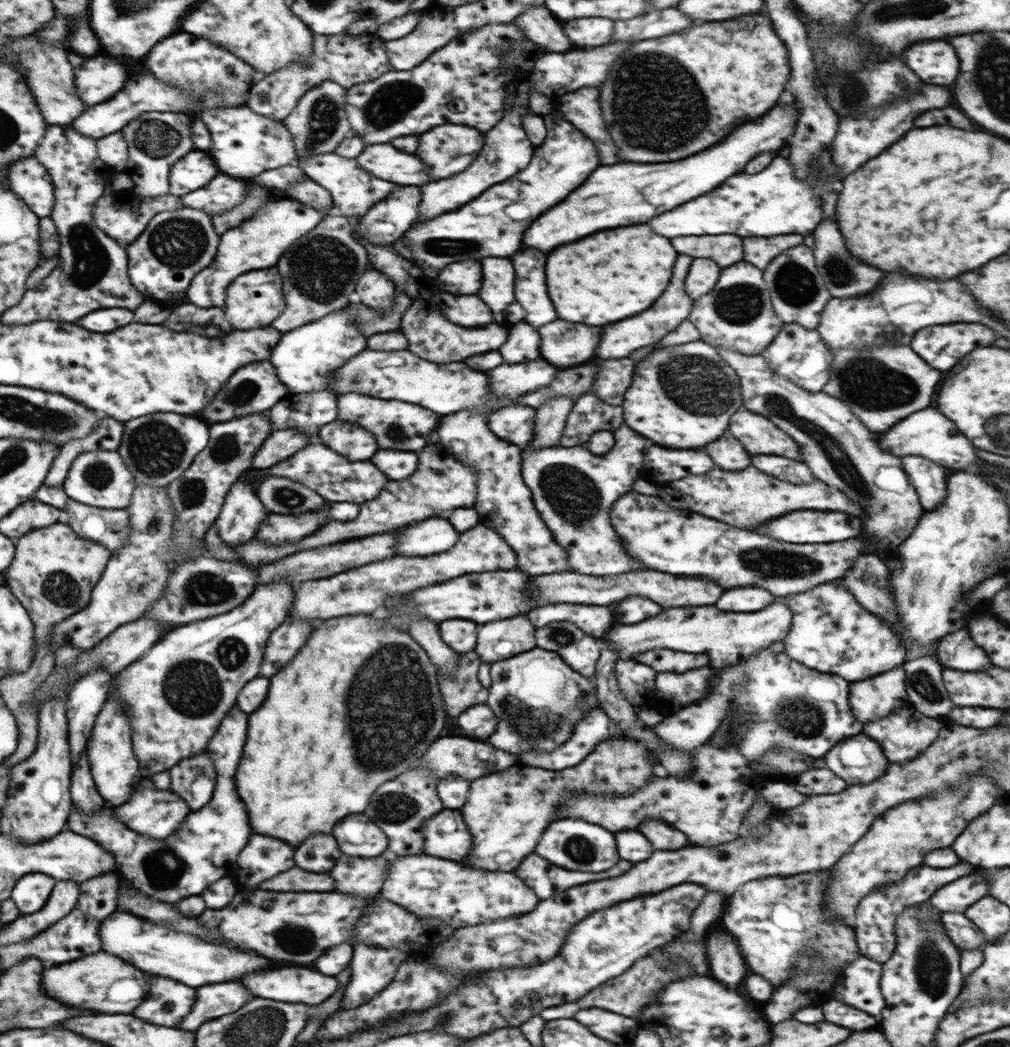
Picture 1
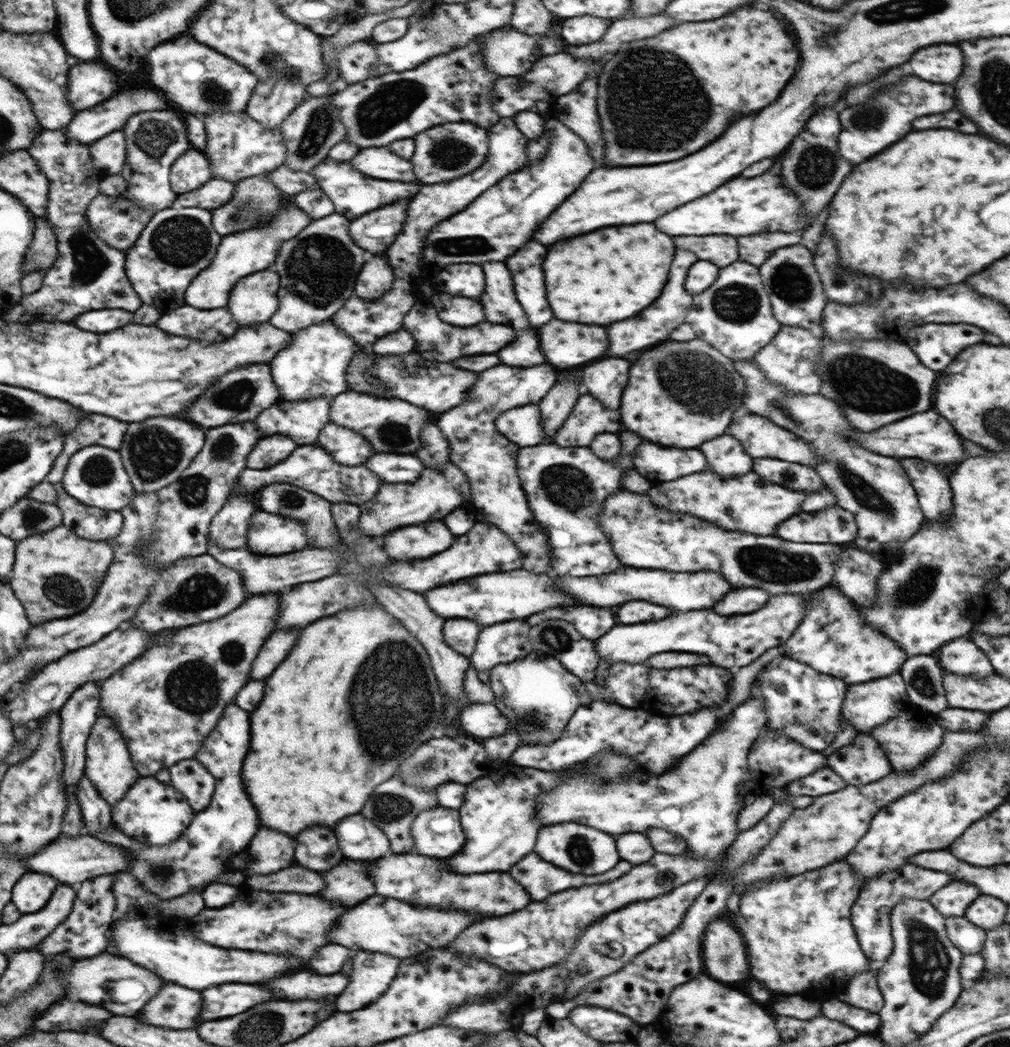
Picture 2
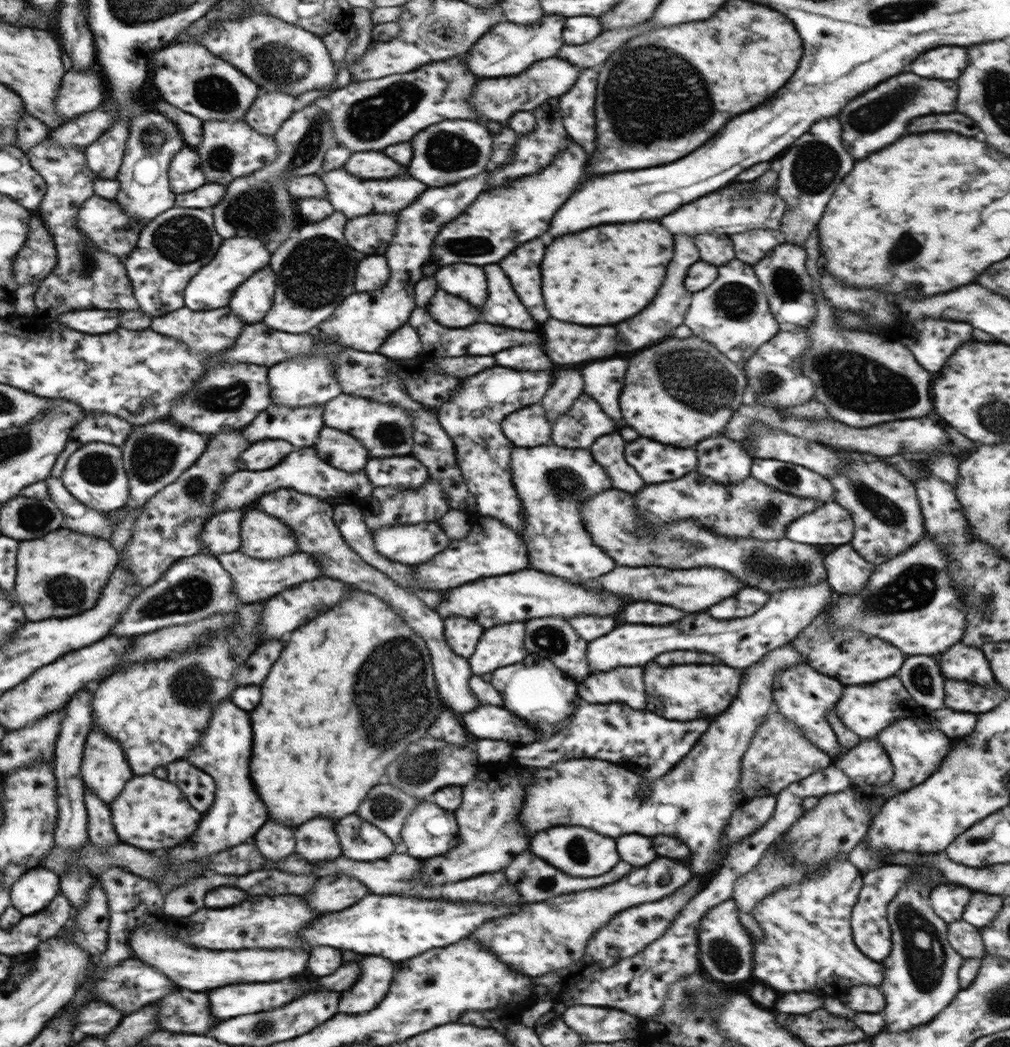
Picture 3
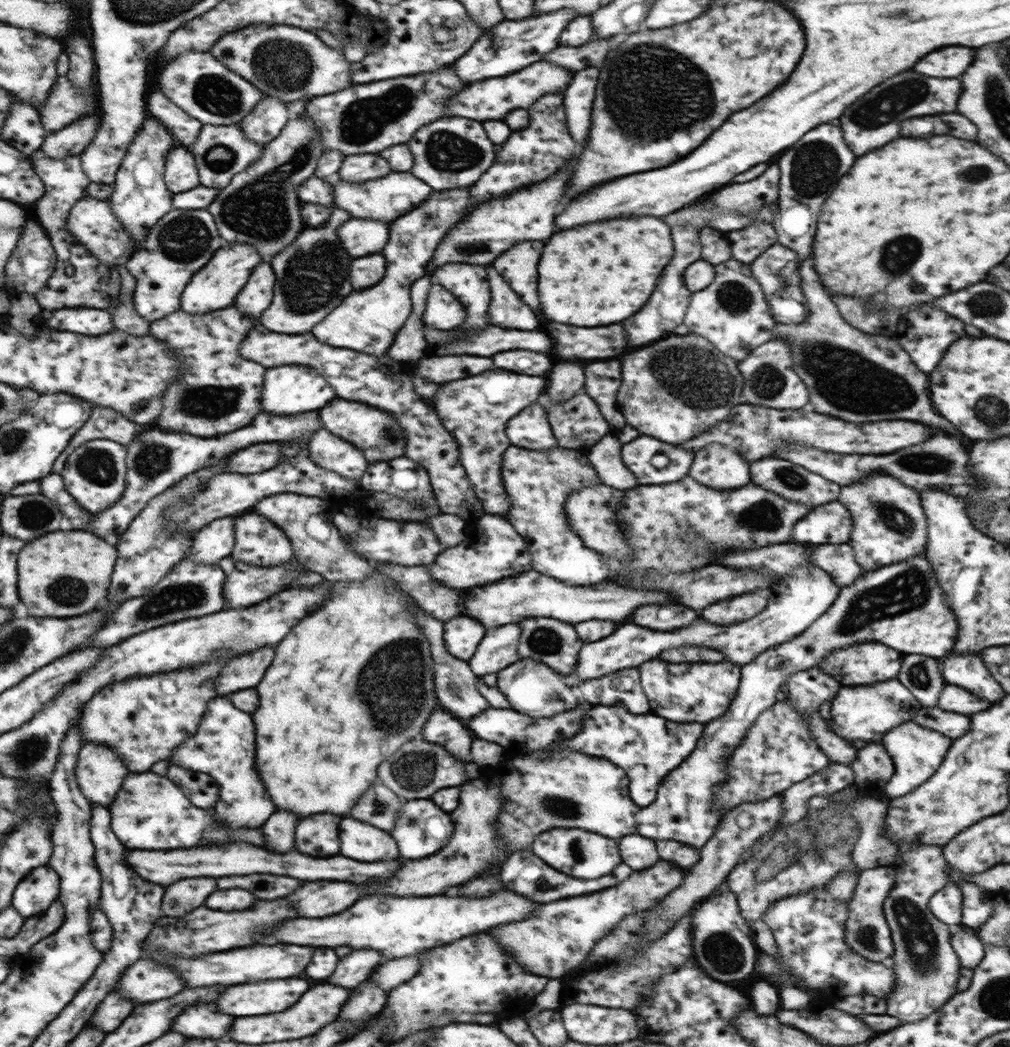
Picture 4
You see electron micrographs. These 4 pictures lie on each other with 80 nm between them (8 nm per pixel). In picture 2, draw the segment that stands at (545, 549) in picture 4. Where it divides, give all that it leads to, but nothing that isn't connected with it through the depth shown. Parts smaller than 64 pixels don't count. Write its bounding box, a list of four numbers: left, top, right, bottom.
[517,432,644,576]

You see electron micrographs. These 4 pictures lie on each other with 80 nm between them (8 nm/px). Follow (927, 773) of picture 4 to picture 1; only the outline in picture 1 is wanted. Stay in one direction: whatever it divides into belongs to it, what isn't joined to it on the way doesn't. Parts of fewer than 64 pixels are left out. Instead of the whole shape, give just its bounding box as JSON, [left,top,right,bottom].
[864,708,942,762]

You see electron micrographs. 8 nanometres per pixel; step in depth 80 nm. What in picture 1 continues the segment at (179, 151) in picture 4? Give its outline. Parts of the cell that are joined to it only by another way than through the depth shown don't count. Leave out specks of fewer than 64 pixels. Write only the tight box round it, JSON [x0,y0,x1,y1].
[170,152,218,196]

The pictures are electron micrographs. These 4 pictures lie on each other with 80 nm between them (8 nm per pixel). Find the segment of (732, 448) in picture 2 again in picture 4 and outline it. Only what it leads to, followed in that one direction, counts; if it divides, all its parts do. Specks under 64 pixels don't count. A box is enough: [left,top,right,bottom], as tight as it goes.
[690,444,751,490]

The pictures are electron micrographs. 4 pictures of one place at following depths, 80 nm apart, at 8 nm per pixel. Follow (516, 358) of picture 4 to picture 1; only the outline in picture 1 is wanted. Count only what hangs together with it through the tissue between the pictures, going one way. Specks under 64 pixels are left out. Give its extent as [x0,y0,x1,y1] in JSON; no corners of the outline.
[498,322,540,364]

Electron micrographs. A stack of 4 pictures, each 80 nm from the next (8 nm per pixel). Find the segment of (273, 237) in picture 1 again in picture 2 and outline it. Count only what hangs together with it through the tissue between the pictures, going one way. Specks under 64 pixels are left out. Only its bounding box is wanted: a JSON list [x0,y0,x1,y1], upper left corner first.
[187,202,314,310]

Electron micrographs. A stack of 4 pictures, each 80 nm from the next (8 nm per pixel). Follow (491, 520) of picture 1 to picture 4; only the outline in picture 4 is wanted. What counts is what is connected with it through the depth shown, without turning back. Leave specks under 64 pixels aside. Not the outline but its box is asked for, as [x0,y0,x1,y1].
[434,370,546,518]

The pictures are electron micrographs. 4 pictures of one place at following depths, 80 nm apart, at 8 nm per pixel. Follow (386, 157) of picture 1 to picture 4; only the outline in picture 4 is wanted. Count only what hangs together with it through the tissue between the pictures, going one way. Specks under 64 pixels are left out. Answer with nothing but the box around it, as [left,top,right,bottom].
[336,154,392,182]

